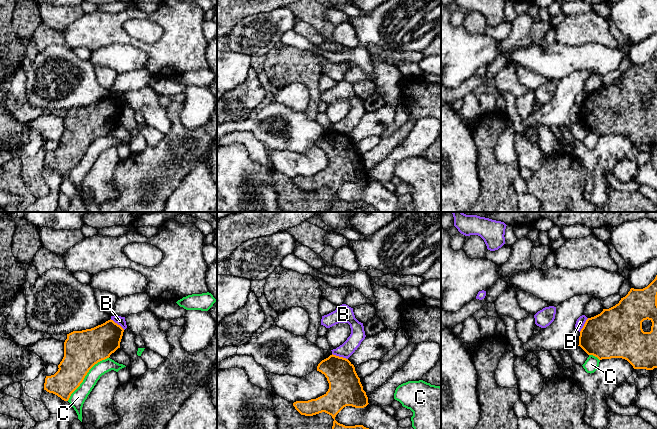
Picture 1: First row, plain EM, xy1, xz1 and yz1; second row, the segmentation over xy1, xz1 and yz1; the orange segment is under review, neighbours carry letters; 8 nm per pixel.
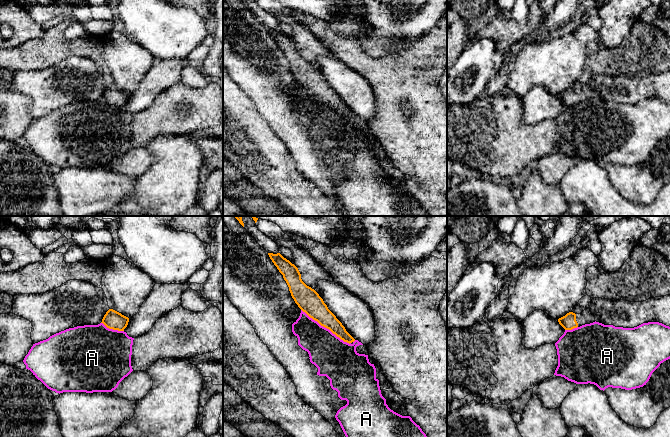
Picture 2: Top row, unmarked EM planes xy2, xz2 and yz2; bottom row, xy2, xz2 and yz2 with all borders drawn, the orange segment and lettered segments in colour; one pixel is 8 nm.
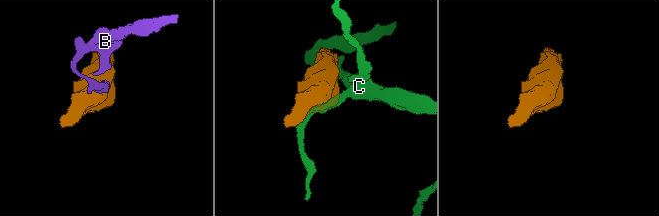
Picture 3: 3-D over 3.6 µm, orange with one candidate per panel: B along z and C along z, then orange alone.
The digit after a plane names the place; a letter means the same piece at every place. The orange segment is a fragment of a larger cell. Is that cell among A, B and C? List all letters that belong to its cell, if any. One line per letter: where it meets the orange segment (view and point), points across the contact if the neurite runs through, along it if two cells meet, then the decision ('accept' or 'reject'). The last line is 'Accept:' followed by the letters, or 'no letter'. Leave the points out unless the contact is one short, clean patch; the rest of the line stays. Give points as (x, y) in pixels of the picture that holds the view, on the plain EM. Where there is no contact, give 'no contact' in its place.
A: meets orange in xz2 at (326, 103); reject
B: meets orange in xz1 at (340, 133); border along xz1 (332, 129), (347, 135); reject
C: meets orange in xy1 at (85, 151); reject
Accept: no letter

